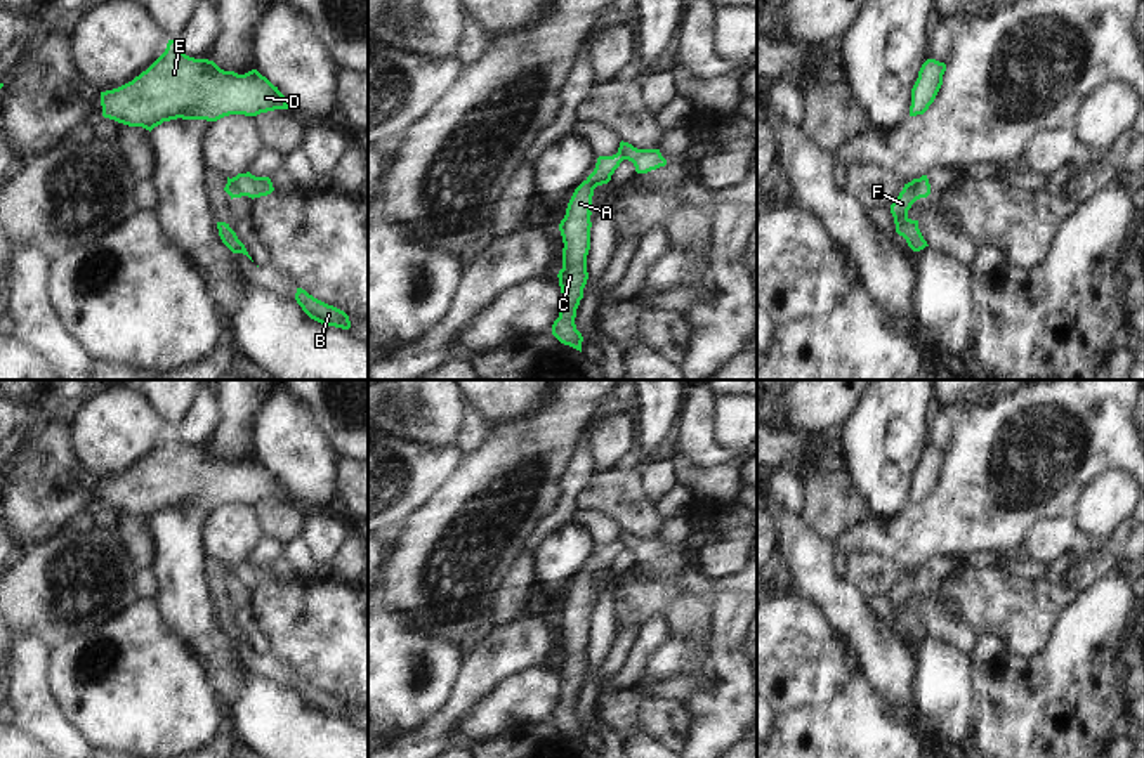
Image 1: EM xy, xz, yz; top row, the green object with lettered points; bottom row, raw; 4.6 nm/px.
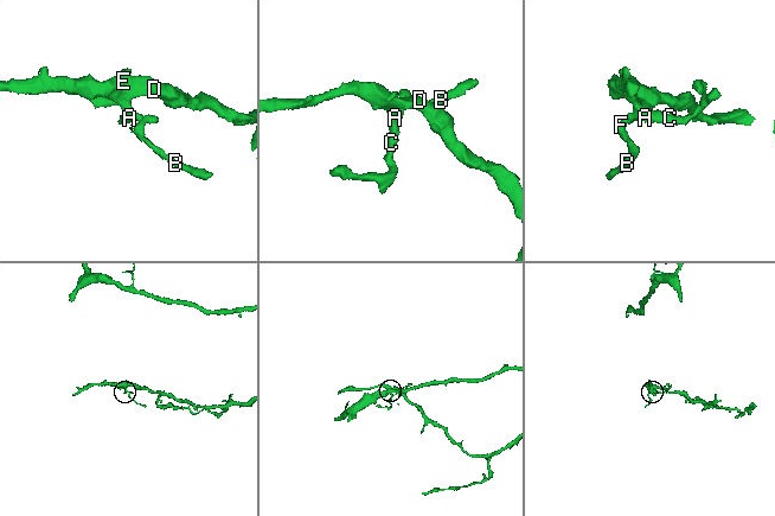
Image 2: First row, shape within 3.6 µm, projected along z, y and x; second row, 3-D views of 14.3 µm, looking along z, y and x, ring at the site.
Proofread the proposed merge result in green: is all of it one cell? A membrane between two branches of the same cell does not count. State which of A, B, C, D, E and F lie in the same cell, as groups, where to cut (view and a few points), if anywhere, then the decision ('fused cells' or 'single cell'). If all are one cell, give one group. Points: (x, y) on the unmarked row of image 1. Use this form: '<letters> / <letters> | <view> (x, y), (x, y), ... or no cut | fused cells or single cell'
A C D E / B F | yz (917, 568), (922, 585) | fused cells

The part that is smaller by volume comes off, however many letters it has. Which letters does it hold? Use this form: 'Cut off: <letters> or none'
Cut off: B, F

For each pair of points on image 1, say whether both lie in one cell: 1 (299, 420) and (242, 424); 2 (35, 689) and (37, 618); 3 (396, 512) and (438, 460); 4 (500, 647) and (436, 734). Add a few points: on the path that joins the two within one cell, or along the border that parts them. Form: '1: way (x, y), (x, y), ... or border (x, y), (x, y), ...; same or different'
1: border (271, 398), (266, 401), (257, 425), (254, 457); different
2: border (18, 630), (26, 635), (42, 637), (54, 649); different
3: way (403, 500), (426, 472); same
4: way (486, 668), (455, 713); same

